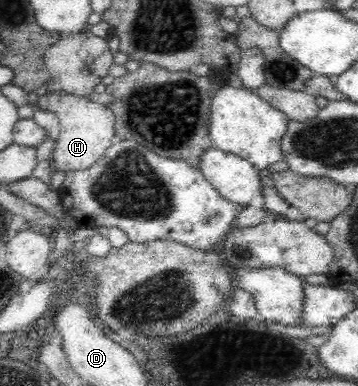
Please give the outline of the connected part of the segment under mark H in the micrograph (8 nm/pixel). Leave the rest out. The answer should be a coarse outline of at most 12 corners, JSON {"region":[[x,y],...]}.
{"region":[[59,90],[35,109],[59,118],[52,172],[88,169],[115,139],[113,112]]}

